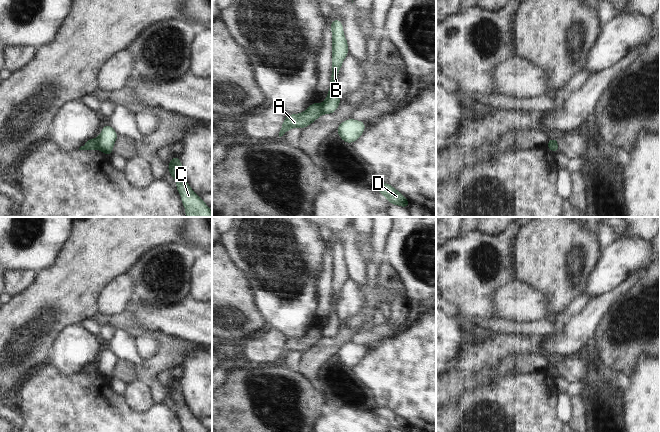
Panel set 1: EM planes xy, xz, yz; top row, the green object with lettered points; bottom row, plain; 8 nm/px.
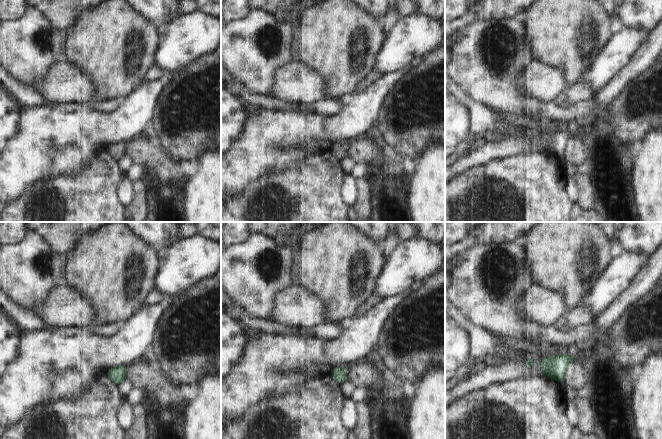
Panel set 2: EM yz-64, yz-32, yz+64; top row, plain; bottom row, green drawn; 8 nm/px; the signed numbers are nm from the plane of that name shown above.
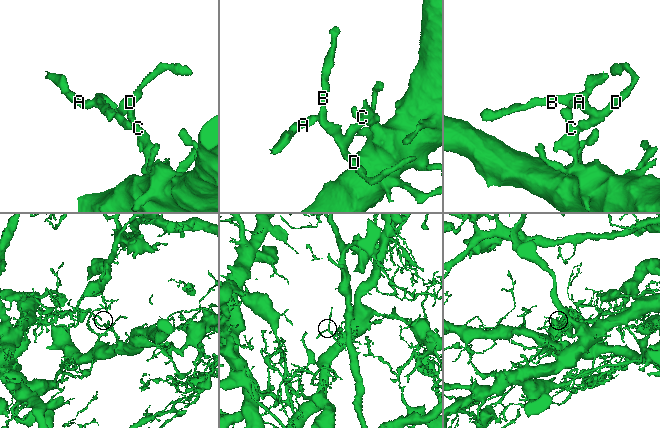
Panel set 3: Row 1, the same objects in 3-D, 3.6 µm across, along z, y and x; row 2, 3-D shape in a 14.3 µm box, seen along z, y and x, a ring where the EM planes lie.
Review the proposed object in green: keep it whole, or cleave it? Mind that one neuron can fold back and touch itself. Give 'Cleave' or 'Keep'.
Cleave.

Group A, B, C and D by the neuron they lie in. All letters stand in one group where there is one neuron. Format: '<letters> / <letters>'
A / B C D

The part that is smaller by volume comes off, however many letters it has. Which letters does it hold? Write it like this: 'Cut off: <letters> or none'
Cut off: A

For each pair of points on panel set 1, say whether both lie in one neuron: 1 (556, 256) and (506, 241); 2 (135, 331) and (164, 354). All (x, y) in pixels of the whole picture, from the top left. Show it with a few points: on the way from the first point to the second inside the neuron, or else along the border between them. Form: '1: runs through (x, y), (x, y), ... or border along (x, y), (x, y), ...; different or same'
1: border along (520, 227), (513, 245), (513, 267); different
2: runs through (144, 332), (152, 334), (164, 345); same

